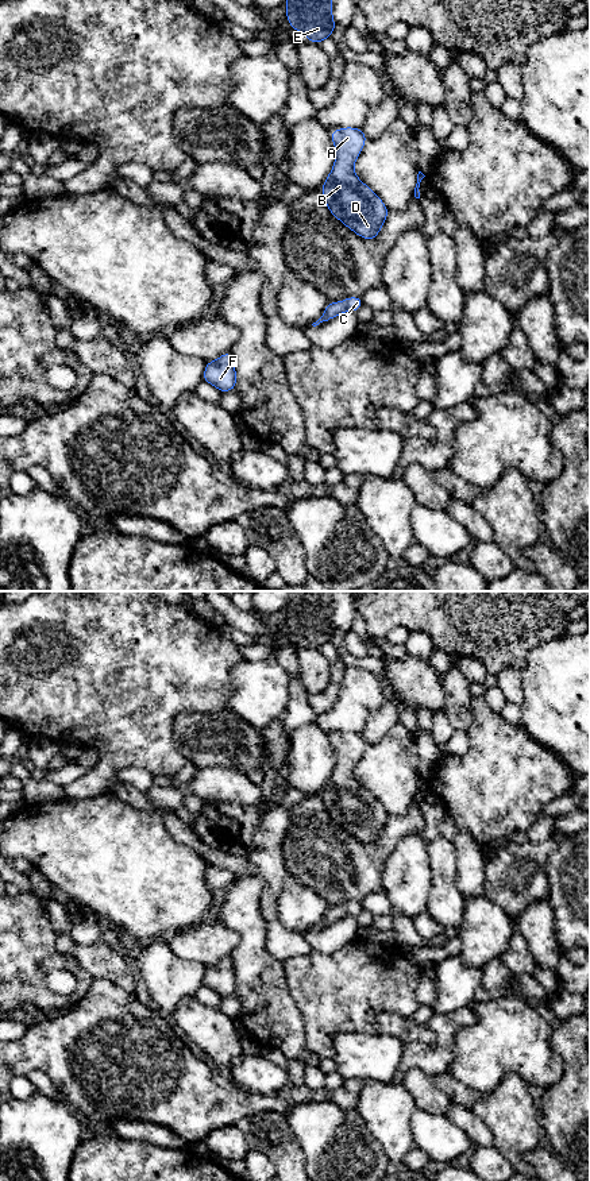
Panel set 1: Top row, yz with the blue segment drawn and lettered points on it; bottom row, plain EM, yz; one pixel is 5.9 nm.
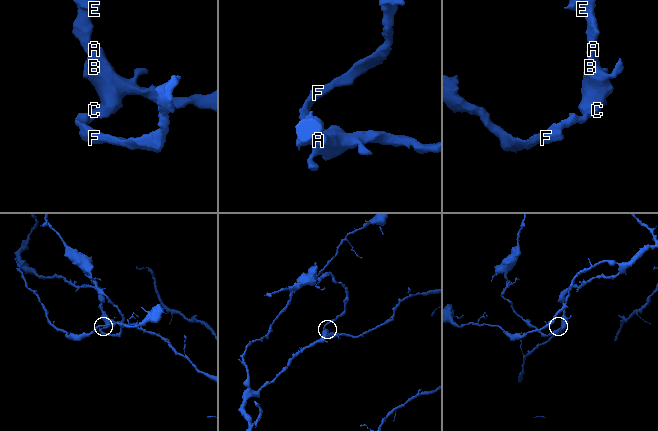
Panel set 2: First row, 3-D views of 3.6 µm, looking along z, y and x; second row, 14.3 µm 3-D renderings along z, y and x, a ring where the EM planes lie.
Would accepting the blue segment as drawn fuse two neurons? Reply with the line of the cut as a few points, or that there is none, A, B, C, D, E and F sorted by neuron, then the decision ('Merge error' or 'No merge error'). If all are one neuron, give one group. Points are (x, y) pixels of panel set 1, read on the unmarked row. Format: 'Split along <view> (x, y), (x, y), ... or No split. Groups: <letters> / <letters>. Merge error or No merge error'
No split. Groups: A B C D E F. No merge error

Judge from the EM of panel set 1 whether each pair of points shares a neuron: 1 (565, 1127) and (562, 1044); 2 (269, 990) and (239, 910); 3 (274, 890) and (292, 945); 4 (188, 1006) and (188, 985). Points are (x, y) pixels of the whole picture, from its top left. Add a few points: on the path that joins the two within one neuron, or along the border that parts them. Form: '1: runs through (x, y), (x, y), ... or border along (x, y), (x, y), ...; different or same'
1: runs through (573, 1107), (573, 1064); same
2: runs through (255, 969), (253, 965), (253, 930); same
3: runs through (270, 903), (270, 917), (278, 931); same
4: border along (193, 995), (186, 995), (173, 1014); different

